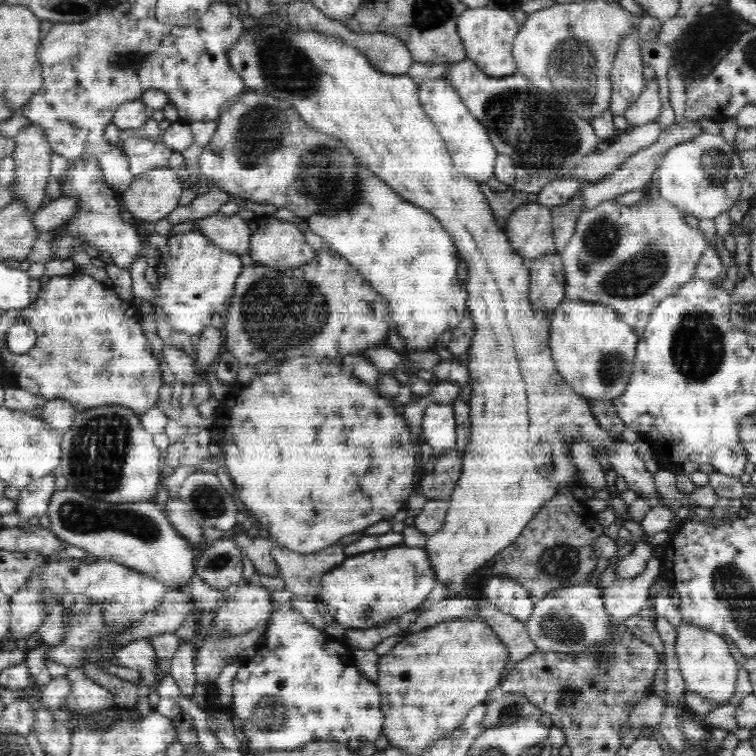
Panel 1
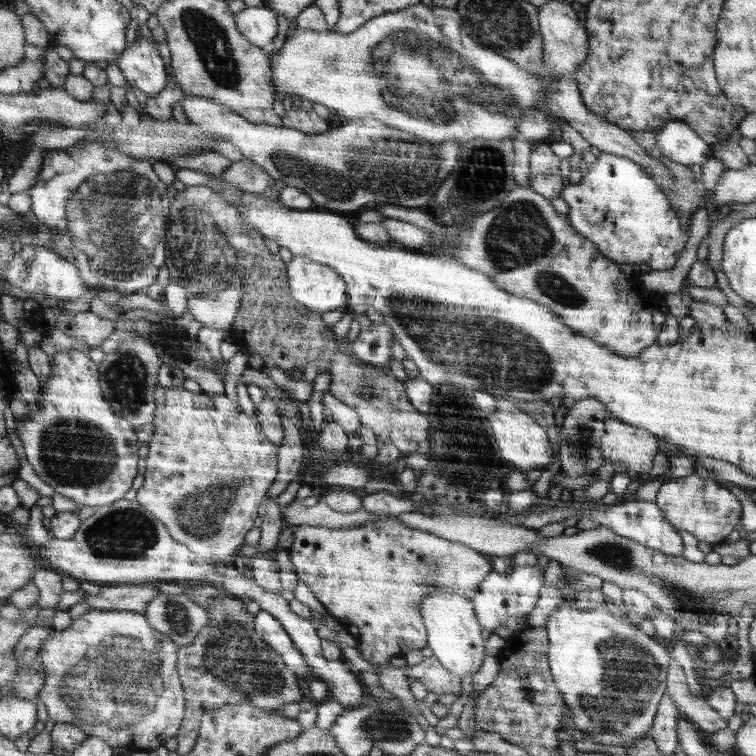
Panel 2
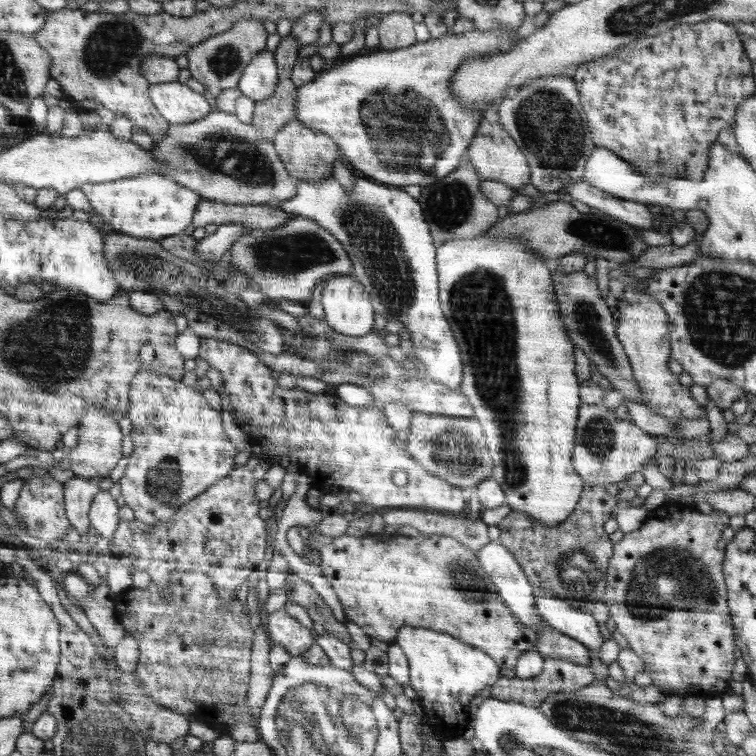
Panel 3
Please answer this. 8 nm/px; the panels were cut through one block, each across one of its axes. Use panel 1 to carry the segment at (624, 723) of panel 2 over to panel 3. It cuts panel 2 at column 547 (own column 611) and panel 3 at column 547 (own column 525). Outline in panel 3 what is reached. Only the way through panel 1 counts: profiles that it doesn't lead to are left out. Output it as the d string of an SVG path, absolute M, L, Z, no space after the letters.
M497 539L490 541L486 546L477 551L480 560L480 566L487 571L499 594L511 610L515 613L516 618L524 625L532 627L536 634L542 633L542 629L546 627L548 622L544 620L544 616L540 615L537 610L537 600L535 598L535 588L531 581L527 578L519 561L514 558L514 555Z

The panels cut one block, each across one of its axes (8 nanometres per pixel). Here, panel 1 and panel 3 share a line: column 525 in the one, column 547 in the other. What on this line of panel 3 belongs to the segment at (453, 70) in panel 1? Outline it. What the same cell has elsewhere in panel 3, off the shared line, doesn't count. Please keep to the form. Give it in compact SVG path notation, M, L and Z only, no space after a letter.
M571 73L540 77L506 96L498 104L498 118L525 154L531 184L538 191L556 193L566 184L583 179L586 159L596 146Z

